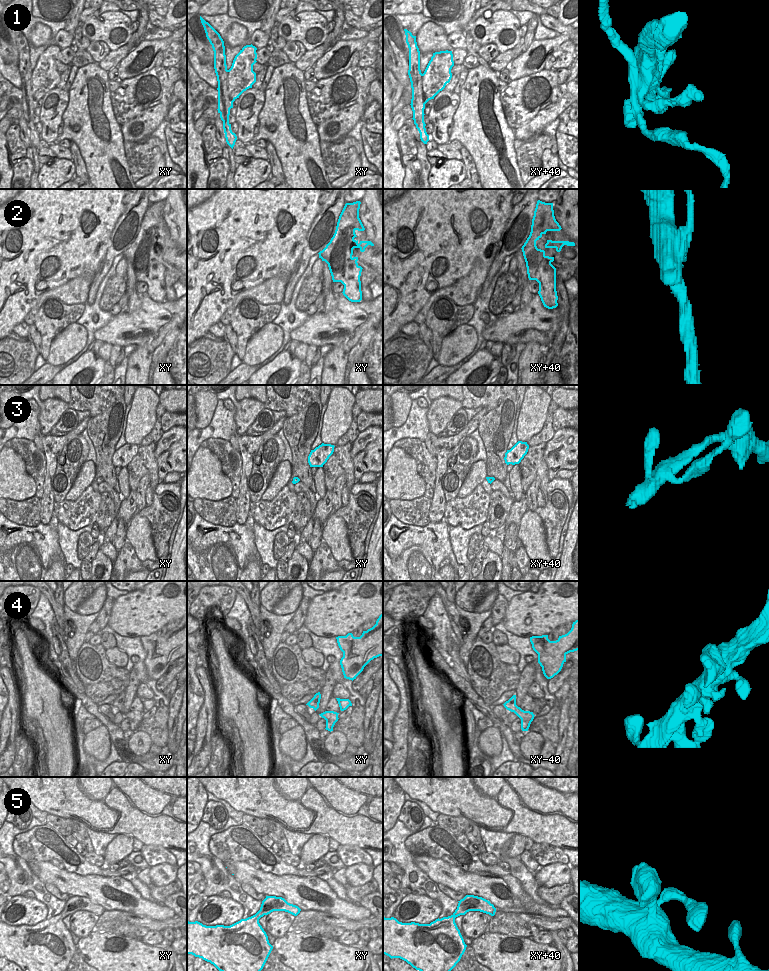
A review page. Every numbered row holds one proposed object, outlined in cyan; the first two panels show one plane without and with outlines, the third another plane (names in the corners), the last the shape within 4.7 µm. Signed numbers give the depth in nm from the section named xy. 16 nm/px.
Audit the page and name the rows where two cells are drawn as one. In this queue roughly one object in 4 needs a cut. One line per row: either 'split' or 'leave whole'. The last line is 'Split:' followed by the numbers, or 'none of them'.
1: split
2: split
3: leave whole
4: leave whole
5: leave whole
Split: 1, 2

